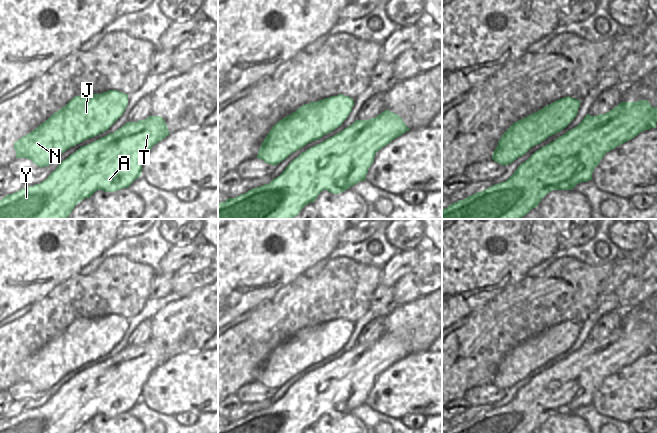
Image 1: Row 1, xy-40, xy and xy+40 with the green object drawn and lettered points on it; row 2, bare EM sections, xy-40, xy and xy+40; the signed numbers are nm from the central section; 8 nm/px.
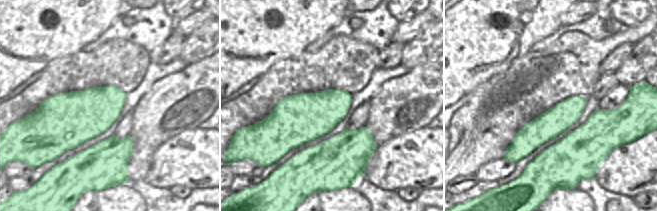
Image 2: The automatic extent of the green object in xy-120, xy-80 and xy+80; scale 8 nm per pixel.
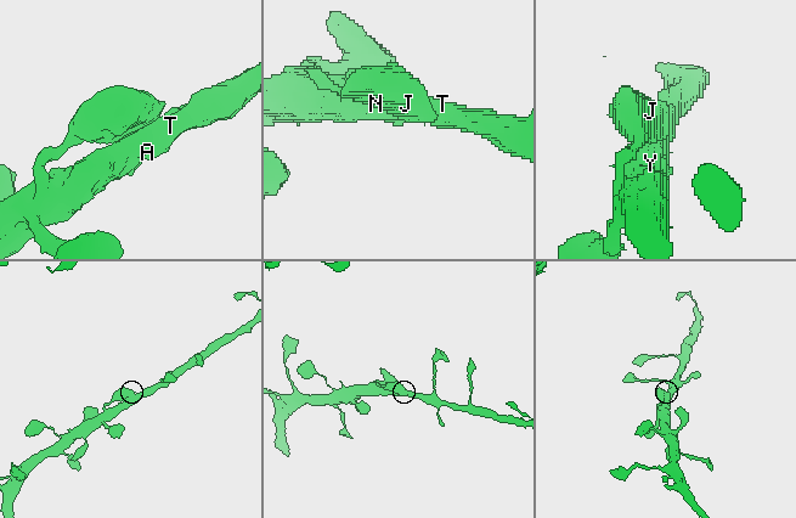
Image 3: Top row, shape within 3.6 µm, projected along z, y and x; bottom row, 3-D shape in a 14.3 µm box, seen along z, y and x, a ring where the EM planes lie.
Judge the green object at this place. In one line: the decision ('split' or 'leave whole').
leave whole

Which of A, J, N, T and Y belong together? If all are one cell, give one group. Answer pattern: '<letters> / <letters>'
A J N T Y

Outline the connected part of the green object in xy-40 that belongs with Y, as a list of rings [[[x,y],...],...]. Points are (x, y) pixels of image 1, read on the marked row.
[[[149,116],[145,120],[127,122],[115,132],[80,147],[63,160],[43,182],[27,186],[2,198],[0,219],[67,219],[79,202],[90,198],[97,190],[115,192],[128,188],[141,176],[142,165],[152,147],[169,134],[168,127],[161,116]]]

